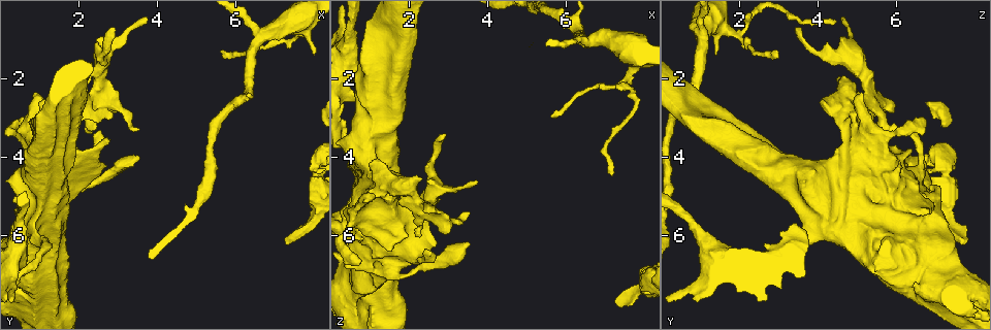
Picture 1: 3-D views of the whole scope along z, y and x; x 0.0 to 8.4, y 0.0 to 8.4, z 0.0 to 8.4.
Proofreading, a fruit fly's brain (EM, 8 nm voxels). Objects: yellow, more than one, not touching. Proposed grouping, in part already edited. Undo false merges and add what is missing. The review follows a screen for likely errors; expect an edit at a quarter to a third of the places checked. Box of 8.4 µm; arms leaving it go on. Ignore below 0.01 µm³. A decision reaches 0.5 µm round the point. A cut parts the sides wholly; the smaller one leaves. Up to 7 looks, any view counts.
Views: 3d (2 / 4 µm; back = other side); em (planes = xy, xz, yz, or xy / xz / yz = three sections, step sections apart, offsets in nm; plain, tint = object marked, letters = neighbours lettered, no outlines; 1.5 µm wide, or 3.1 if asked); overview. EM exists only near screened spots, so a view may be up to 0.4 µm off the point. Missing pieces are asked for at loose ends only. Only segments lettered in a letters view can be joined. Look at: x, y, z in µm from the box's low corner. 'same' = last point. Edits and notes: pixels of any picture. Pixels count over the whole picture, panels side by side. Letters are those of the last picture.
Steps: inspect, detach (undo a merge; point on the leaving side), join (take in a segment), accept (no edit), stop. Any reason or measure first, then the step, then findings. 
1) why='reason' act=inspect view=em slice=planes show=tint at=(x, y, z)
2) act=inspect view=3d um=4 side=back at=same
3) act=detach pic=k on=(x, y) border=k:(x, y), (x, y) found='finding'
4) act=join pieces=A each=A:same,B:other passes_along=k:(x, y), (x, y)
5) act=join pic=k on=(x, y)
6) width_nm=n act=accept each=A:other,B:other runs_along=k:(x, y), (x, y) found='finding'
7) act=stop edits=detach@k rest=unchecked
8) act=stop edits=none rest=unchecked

why='thick turns thin' act=inspect view=em slice=xy step=8 show=tint at=(2.15, 4.60, 6.50)

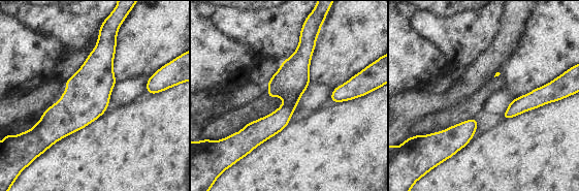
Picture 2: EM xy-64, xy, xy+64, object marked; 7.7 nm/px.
act=inspect view=em slice=planes show=letters at=same

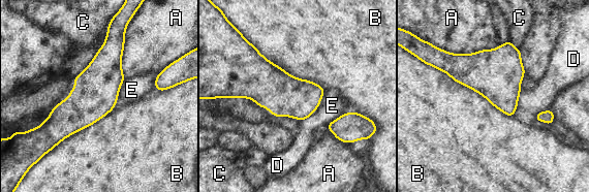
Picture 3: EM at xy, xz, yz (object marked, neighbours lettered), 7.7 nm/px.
act=accept each=A:other,B:other,C:other,D:other,E:other runs_along=3:(110, 36), (103, 76), (58, 139) found='all the same neuron'

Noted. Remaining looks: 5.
why='branch stops here' act=inspect view=3d um=2 side=back at=(7.35, 6.20, 7.75)

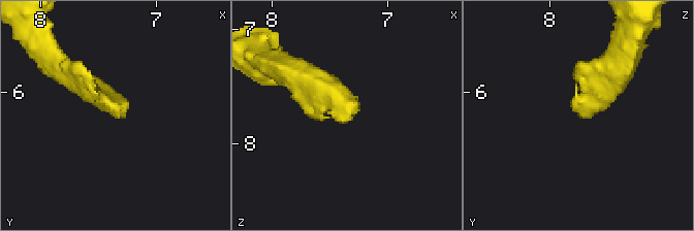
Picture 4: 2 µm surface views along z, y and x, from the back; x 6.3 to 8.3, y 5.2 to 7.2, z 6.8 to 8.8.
why='now the EM' act=inspect view=em slice=planes show=letters at=(7.32, 6.16, 7.82)

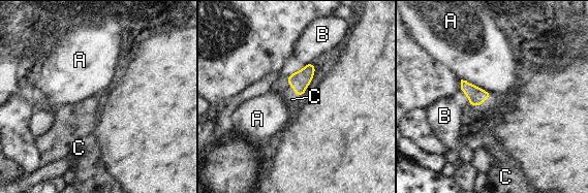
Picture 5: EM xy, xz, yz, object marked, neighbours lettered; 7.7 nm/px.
longest_contact=A:130nm act=join pieces=C each=A:other,B:other,C:same passes_along=5:(301, 79), (297, 95), (291, 99) found='the neuron continues'

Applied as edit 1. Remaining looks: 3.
why='abrupt turn' act=inspect view=3d um=4 at=(0.55, 6.95, 2.40)

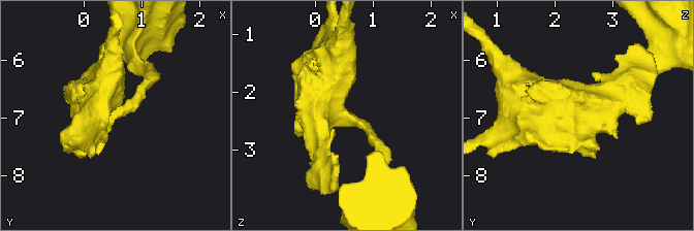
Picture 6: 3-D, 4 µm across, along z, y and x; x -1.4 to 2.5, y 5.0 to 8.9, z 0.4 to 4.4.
why='need the tissue' act=inspect view=em slice=planes show=letters at=(0.55, 6.90, 2.45)

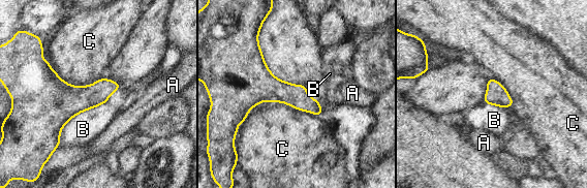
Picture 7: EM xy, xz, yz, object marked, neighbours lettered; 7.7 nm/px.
longest_contact=B:500nm act=accept each=A:other,B:other,C:other border=7:(269, 101), (284, 102), (317, 116) found='all the same neuron'

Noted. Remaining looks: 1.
act=stop edits=join@5 rest=unchecked

